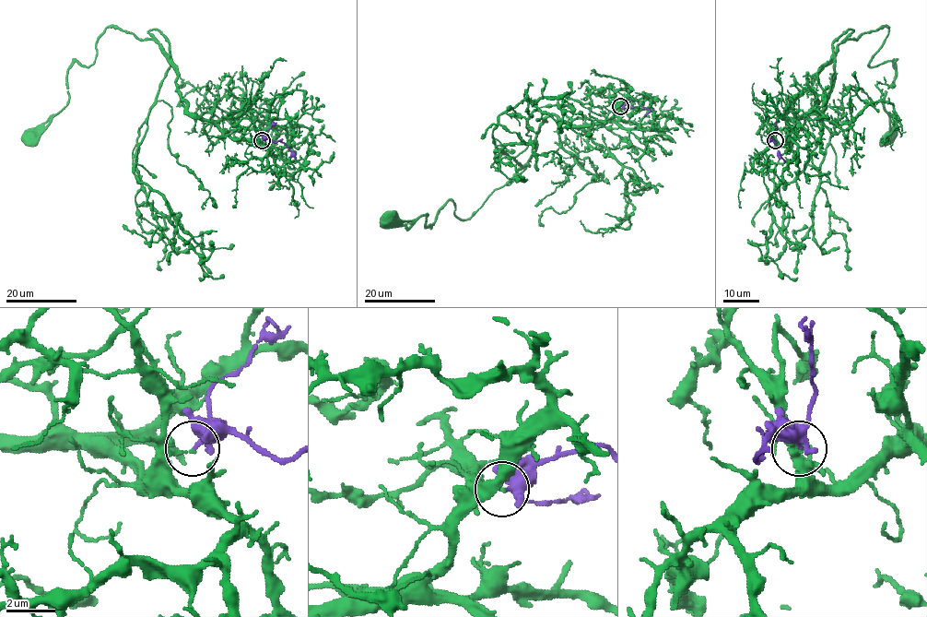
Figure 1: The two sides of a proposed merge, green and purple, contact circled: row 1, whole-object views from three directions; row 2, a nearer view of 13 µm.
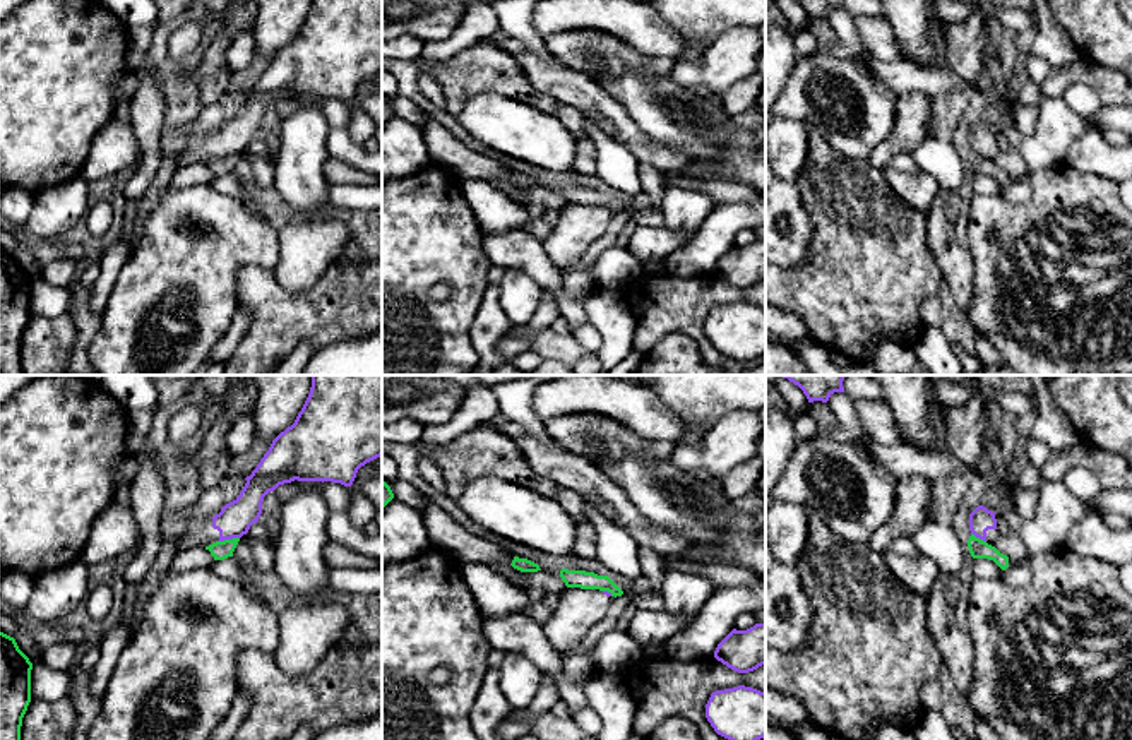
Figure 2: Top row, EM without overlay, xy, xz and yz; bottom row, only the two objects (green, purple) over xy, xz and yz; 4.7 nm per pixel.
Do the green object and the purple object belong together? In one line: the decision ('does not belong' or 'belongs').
does not belong

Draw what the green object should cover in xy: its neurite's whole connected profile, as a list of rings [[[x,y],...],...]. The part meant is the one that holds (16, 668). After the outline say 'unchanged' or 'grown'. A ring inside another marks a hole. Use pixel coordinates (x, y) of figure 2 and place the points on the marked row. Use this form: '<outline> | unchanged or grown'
[[[0,632],[0,740],[21,740],[31,702],[31,670],[33,663],[15,639]]] | unchanged

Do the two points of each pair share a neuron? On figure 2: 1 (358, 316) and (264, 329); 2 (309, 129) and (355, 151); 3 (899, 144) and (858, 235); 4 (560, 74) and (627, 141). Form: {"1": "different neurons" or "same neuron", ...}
{"1": "same neuron", "2": "different neurons", "3": "different neurons", "4": "same neuron"}

